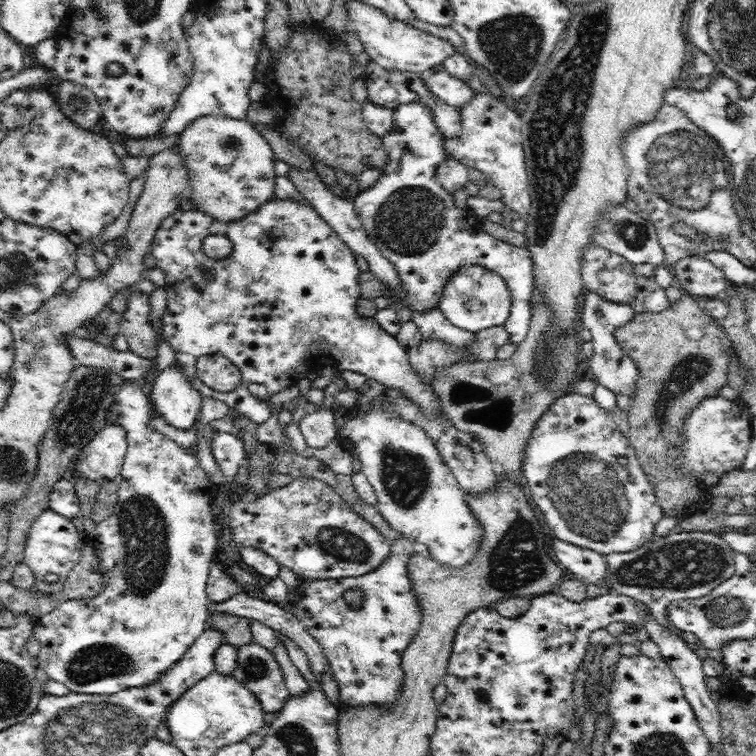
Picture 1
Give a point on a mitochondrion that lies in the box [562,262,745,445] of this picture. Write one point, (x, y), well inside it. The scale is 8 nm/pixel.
(693, 369)

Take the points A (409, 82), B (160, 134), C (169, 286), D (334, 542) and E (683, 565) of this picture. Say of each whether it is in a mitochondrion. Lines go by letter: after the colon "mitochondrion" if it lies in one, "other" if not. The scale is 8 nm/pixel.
A: other
B: other
C: other
D: mitochondrion
E: mitochondrion

